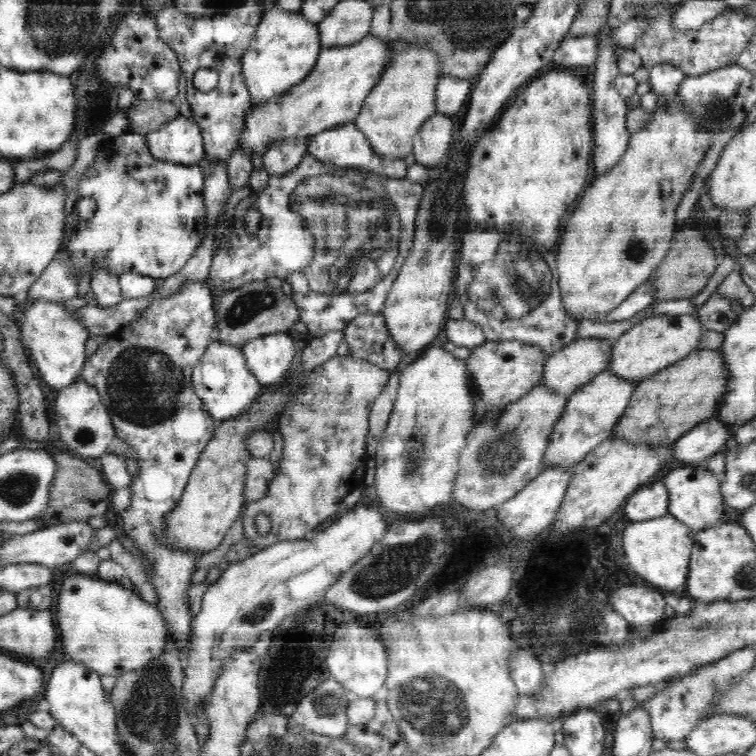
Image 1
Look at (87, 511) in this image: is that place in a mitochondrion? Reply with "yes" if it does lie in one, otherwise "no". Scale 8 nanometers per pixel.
no

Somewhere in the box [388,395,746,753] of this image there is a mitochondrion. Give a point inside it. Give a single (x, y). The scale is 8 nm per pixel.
(432, 705)

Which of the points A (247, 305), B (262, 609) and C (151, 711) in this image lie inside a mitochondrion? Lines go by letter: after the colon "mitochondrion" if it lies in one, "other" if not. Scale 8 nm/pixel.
A: mitochondrion
B: mitochondrion
C: mitochondrion

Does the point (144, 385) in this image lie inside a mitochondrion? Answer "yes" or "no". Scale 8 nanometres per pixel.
yes

